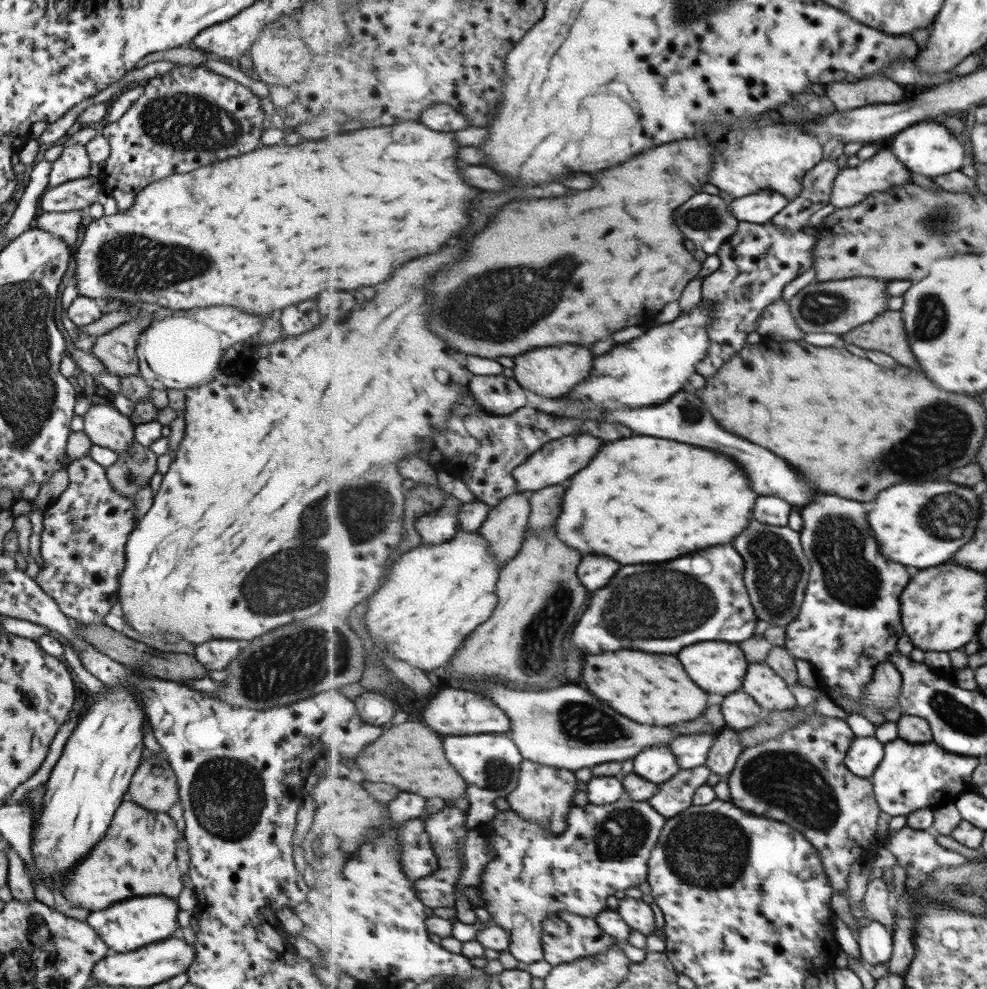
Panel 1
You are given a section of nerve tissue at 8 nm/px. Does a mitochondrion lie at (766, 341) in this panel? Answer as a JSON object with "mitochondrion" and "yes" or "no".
{"mitochondrion":"no"}

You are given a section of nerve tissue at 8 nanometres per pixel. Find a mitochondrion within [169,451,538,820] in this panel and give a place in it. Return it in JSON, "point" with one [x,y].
{"point":[291,579]}

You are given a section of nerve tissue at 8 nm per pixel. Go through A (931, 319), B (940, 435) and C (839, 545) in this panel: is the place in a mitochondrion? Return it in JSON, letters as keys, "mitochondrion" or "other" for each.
{"A":"mitochondrion","B":"mitochondrion","C":"mitochondrion"}

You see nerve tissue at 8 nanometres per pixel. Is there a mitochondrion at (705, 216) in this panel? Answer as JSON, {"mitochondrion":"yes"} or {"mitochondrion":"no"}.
{"mitochondrion":"yes"}

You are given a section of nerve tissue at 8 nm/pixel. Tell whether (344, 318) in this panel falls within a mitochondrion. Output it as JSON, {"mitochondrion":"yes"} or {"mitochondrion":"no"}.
{"mitochondrion":"no"}

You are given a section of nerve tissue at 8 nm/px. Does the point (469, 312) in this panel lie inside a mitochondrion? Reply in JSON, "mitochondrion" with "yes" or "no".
{"mitochondrion":"yes"}

